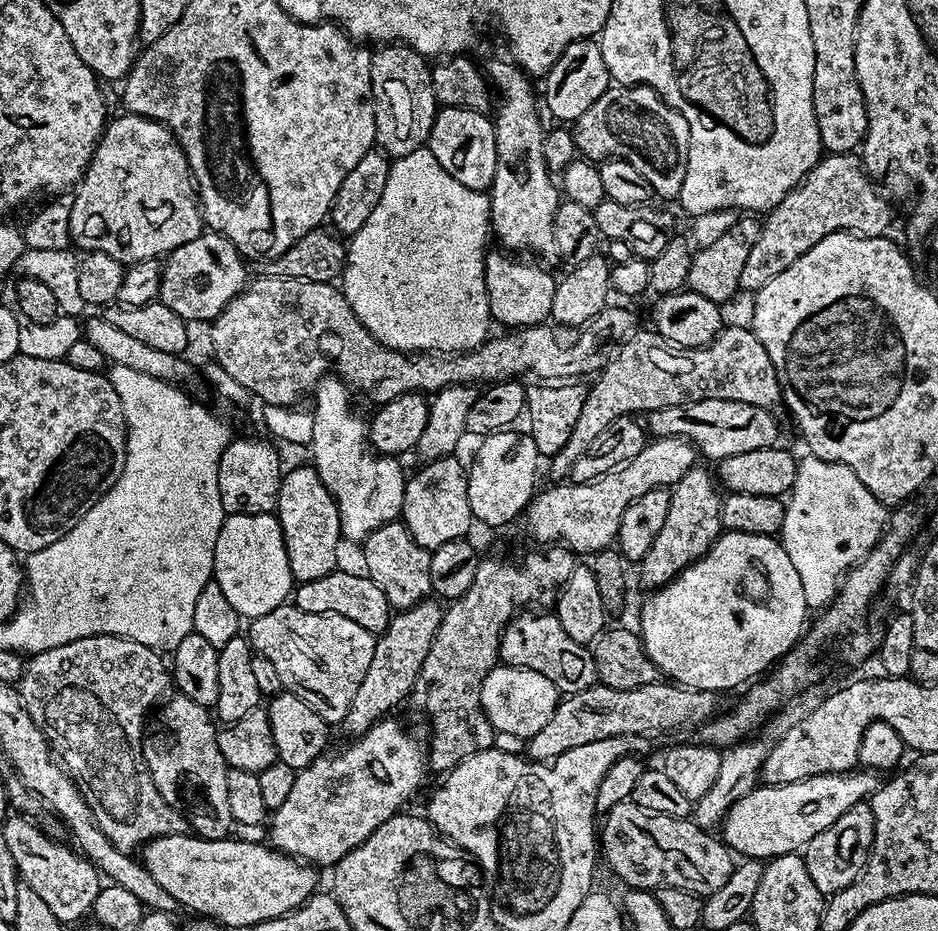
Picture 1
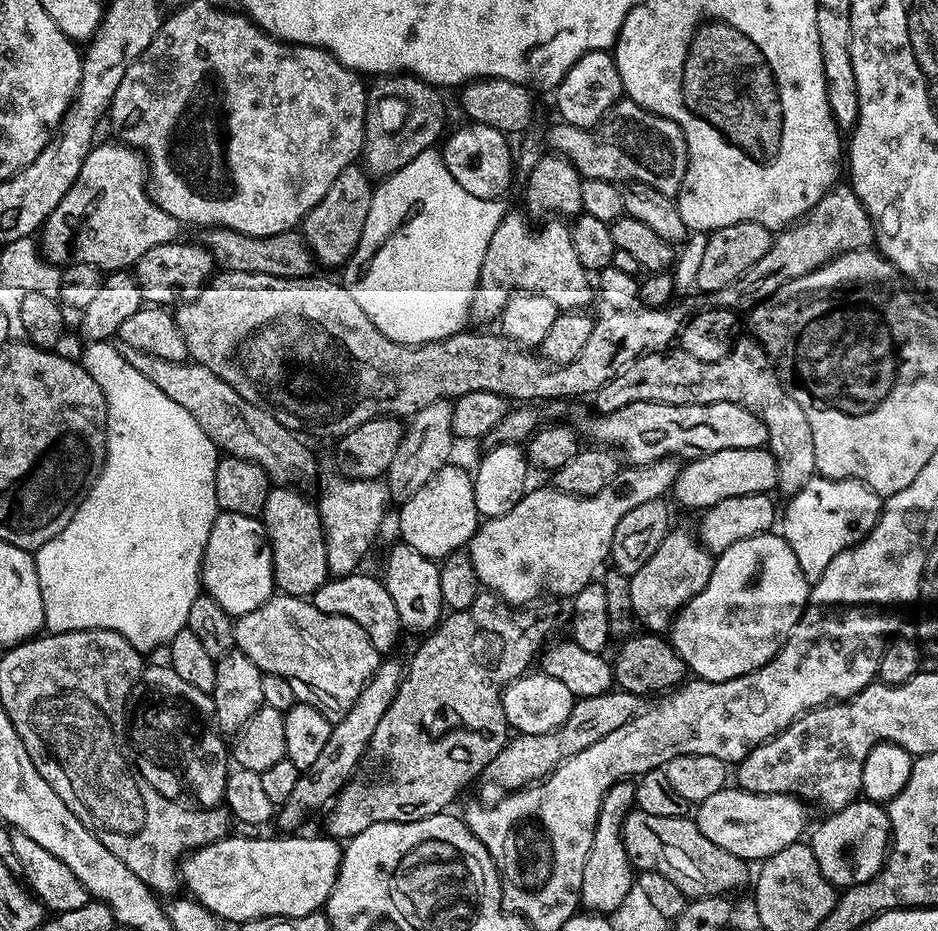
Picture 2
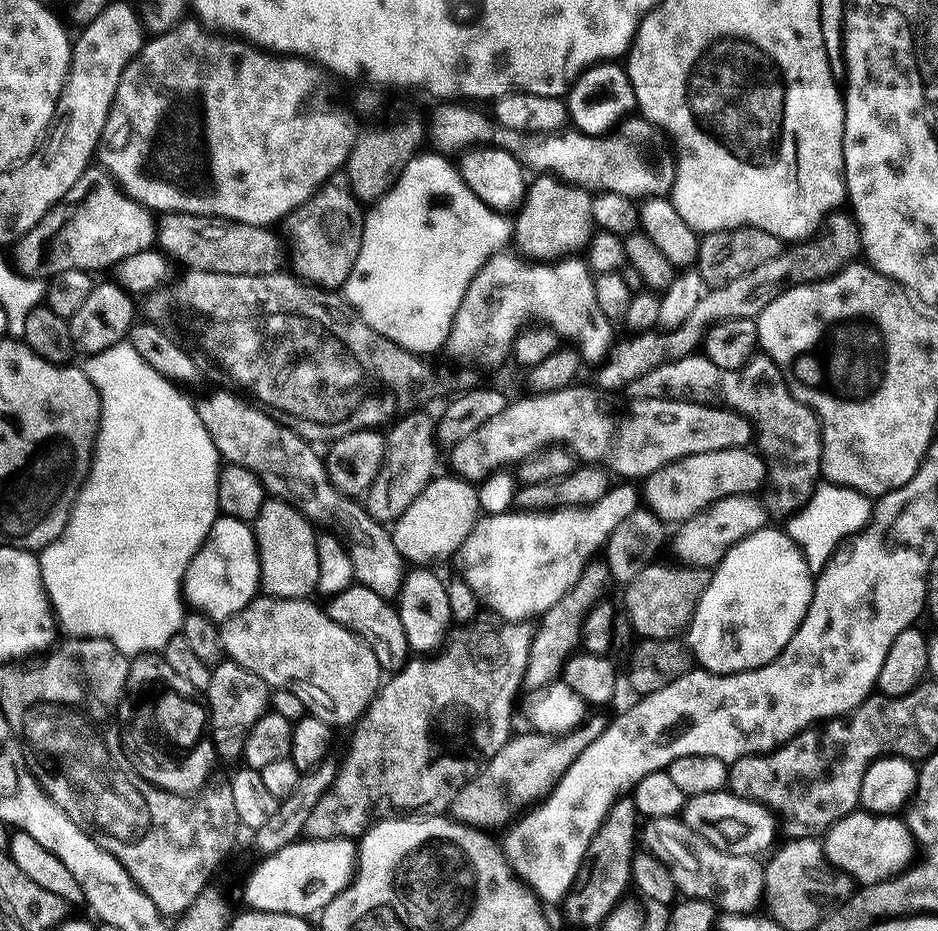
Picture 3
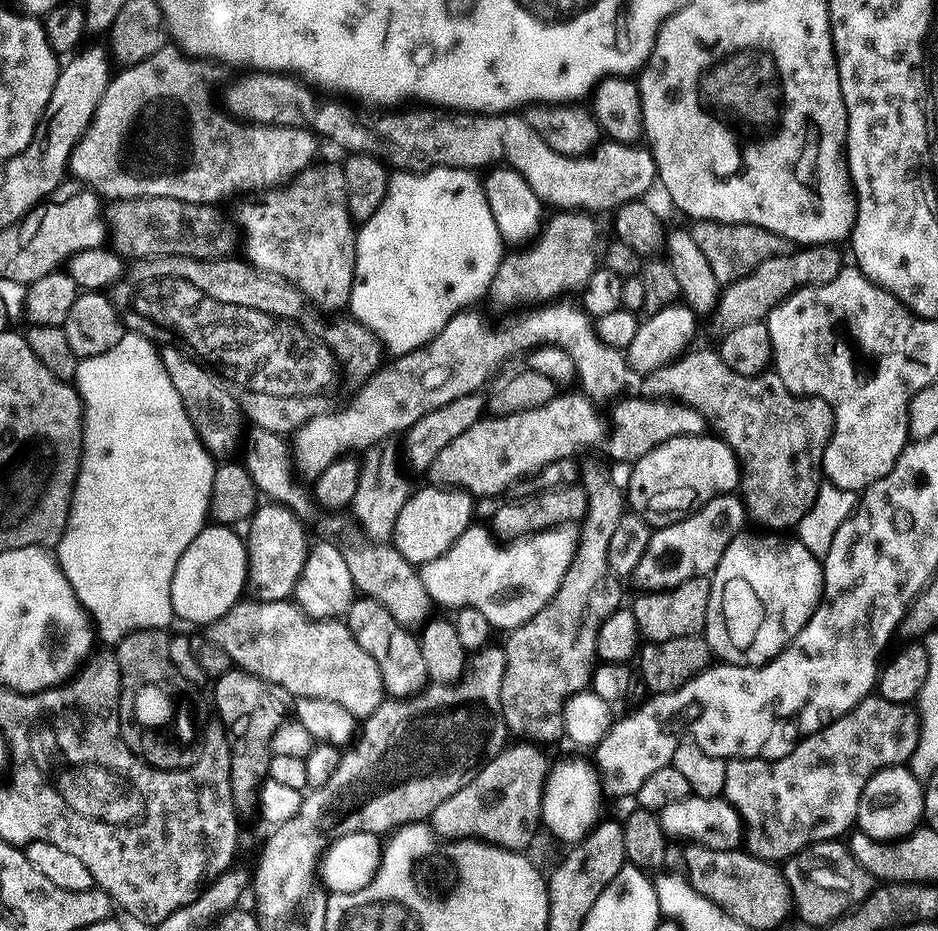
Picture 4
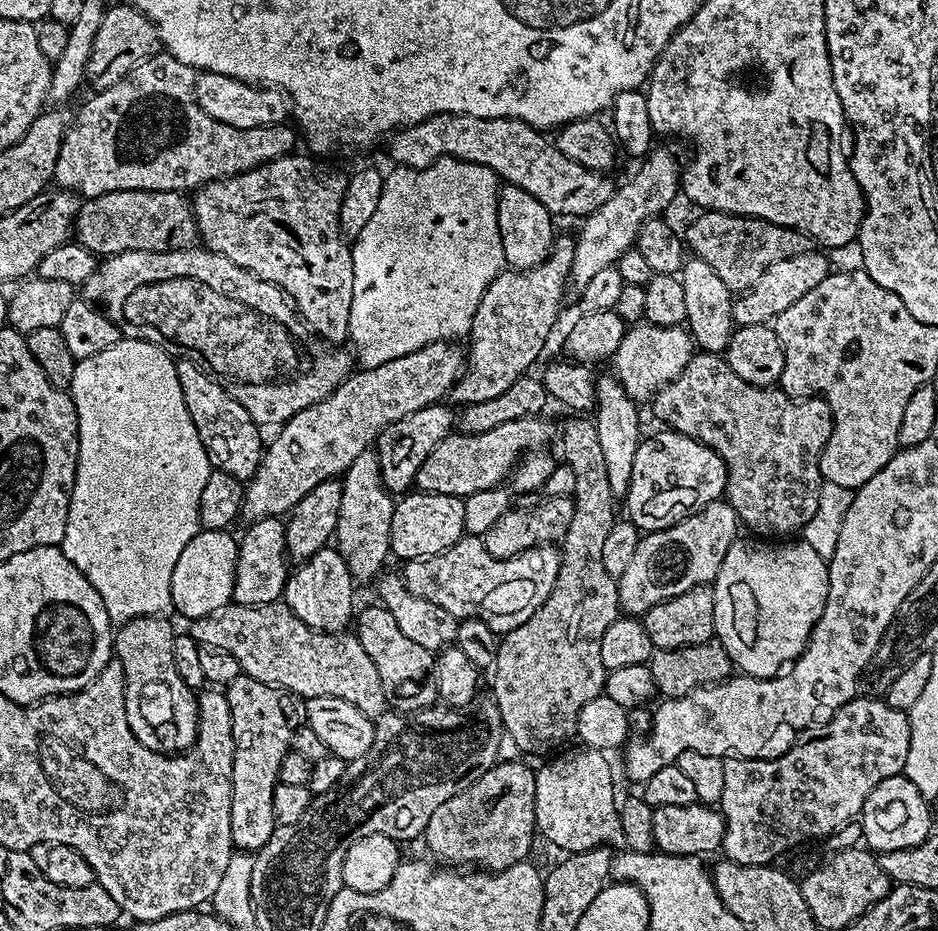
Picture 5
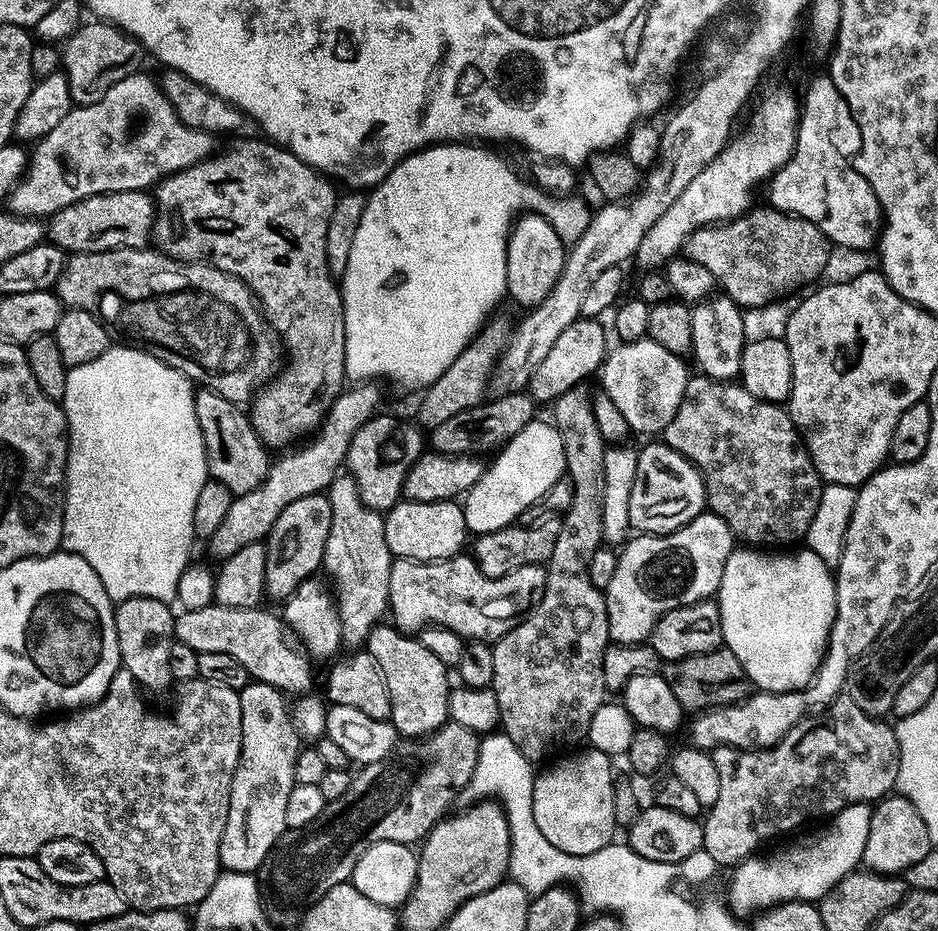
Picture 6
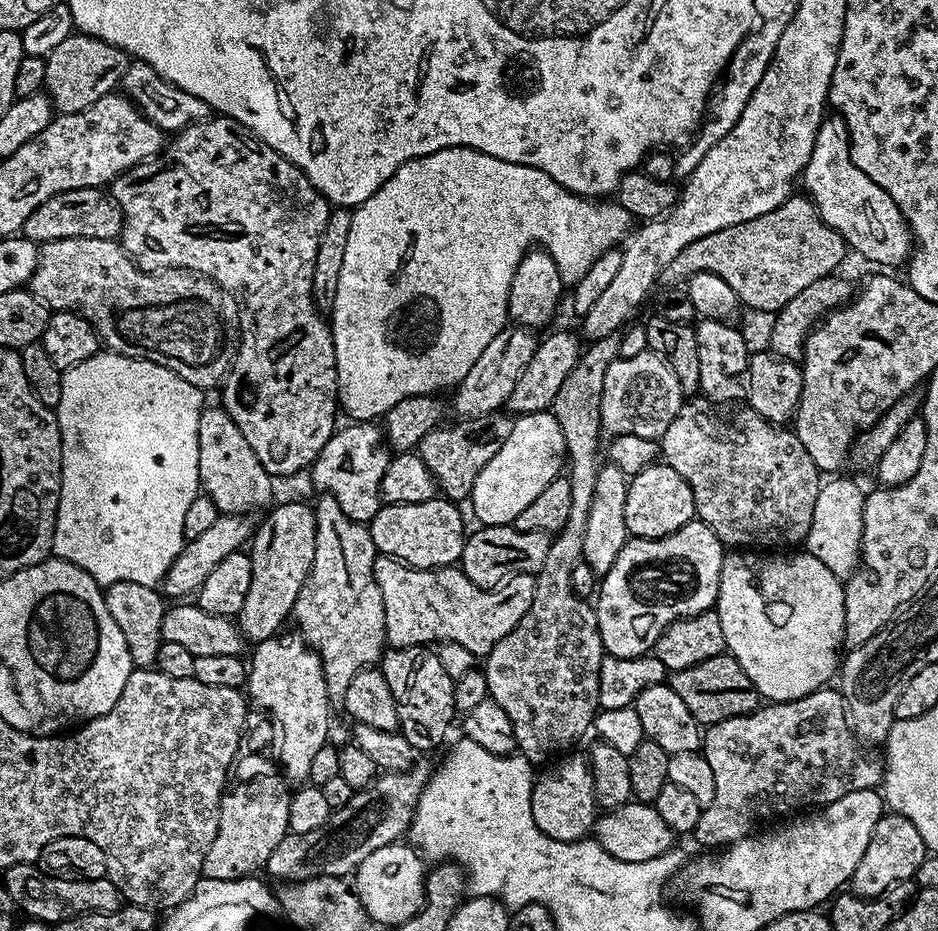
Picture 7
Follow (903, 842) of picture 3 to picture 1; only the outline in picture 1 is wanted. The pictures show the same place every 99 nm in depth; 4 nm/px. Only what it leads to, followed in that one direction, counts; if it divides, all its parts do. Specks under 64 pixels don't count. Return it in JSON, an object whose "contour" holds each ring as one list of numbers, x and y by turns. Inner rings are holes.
{"contour":[[861,802,846,810,846,814,842,814,842,818,834,822,834,826,826,826,822,834,810,838,808,845,802,849,802,855,814,886,818,886,818,890,823,892,825,897,833,896,838,890,850,886,850,882,854,882,854,878,860,875,866,866,875,837,876,819,871,803]]}

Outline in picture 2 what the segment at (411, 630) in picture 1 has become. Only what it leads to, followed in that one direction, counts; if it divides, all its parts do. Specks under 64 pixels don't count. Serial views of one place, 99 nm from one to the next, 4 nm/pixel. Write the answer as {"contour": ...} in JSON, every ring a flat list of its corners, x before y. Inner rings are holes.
{"contour":[[396,658,381,659,380,665,374,670,366,686,362,686,362,694,358,694,354,706,350,706,350,710,346,710,346,714,333,723,330,738,318,754,318,758,311,766,303,768,290,798,286,798,286,802,279,805,274,816,274,824,280,827,281,833,295,833,299,829,296,827,315,808,322,807,323,809,329,801,339,796,345,784,357,775,356,767,359,766,360,759,369,755,374,729,378,727,378,722,382,722,382,714,386,714,386,710,390,708,390,702,394,694,398,692,398,686,404,680,405,665,392,659]]}

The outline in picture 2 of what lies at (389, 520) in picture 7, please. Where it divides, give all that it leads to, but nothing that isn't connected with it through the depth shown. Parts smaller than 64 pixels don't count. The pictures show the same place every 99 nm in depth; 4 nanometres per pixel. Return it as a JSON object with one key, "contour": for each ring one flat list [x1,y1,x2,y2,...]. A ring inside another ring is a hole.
{"contour":[[449,462,445,464,442,470,438,470,436,472,436,476,434,478,430,478,430,482,426,482,426,486,422,486,422,490,418,490,418,494,414,494,408,500,403,501,399,505,400,508,400,536,399,539,403,541,405,544,409,544,410,546,414,546,414,550,418,550,418,554,422,554,423,556,430,556,433,558,443,558,445,556,449,556,453,550,460,550,467,545,468,541,471,540,472,535,476,533,478,527,478,513,475,506,475,498,474,498,475,486,472,482,470,482,470,472,468,474,467,470,464,468,459,468,456,465,456,462]]}

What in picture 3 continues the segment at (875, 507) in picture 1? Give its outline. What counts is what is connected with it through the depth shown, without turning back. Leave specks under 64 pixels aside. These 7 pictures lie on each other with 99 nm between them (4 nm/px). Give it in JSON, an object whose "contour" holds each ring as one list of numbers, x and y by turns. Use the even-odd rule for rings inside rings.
{"contour":[[831,482,817,483,806,506,796,509,786,520,788,537,800,547,810,571,819,574,836,552,836,547,868,523,868,519,872,517,872,506,873,501,858,490]]}

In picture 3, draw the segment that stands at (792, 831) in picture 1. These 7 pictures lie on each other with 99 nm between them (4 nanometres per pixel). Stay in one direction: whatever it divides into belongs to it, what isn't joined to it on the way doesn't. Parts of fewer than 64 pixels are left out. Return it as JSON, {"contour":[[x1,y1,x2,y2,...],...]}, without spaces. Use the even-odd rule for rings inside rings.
{"contour":[[731,790,687,797,682,819,686,826,690,826,690,830,694,830,694,834,718,846,718,850,743,856,759,857,760,852,767,853,773,847,774,834,777,835,778,832,775,817,768,809,755,804,753,800,735,796]]}

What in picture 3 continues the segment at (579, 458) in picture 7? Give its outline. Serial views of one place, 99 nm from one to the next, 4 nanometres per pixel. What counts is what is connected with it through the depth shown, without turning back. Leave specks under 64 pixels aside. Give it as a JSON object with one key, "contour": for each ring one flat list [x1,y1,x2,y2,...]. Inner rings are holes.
{"contour":[[589,562,582,570,578,582,574,582,574,586,570,586,570,590,566,590,566,594,562,594,562,598,558,598,558,602,554,602,554,606,550,606,550,610,546,610,539,617,540,625,537,623,532,633,524,671,523,687,525,689,547,688,563,673,564,665,581,647,584,638,584,623,588,620,592,607,605,599,604,591,608,588,608,582,610,583,608,565,604,562,596,563]]}

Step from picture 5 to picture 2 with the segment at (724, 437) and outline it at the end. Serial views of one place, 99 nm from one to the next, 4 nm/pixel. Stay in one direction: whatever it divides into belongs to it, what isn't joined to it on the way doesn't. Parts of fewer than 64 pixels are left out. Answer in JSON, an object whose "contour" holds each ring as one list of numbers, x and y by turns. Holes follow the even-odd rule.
{"contour":[[741,335,732,352,726,358,718,358,718,362,702,362,694,358,694,354,686,354,683,350,665,350,663,352,647,352,642,358,629,364,619,374,604,384,594,393,594,401,601,413,617,412,622,406,630,406,630,402,658,402,659,404,713,404,716,400,729,400,735,404,741,404,748,408,768,427,768,439,770,450,776,459,778,466,778,492,784,498,791,498,817,475,814,462,814,434,810,434,810,422,806,422,806,414,802,406,788,389,784,387,783,380,776,370,776,365,771,356,764,351,759,340,751,335]]}

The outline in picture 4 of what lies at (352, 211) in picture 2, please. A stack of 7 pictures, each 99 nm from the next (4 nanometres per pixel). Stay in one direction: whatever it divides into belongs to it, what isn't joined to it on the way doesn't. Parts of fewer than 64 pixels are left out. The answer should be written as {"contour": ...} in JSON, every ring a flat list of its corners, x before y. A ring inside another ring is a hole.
{"contour":[[321,162,313,163,312,167,307,168,305,172,300,172,296,179,289,181,283,188,271,191,265,200,260,200,257,204,248,204,240,212,240,220,238,219,239,227,242,229,242,242,248,246,246,259,248,263,256,268,262,269,264,272,269,272,275,276,280,276,284,280,289,280,300,293,309,301,312,300,317,309,325,310,324,308,340,308,349,303,352,298,352,283,354,282,354,270,356,269,356,233,352,215,348,212,348,187,346,186,346,174,343,167,337,164,320,164]]}

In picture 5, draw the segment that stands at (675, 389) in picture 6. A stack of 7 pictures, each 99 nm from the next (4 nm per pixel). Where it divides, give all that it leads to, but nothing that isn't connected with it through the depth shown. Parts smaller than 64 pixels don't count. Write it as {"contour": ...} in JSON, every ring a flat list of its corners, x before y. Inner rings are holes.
{"contour":[[641,322,625,331,622,346,618,346,612,355,610,367,630,399,637,402,651,401,661,388,682,374,693,354,694,341,687,327,671,328]]}

